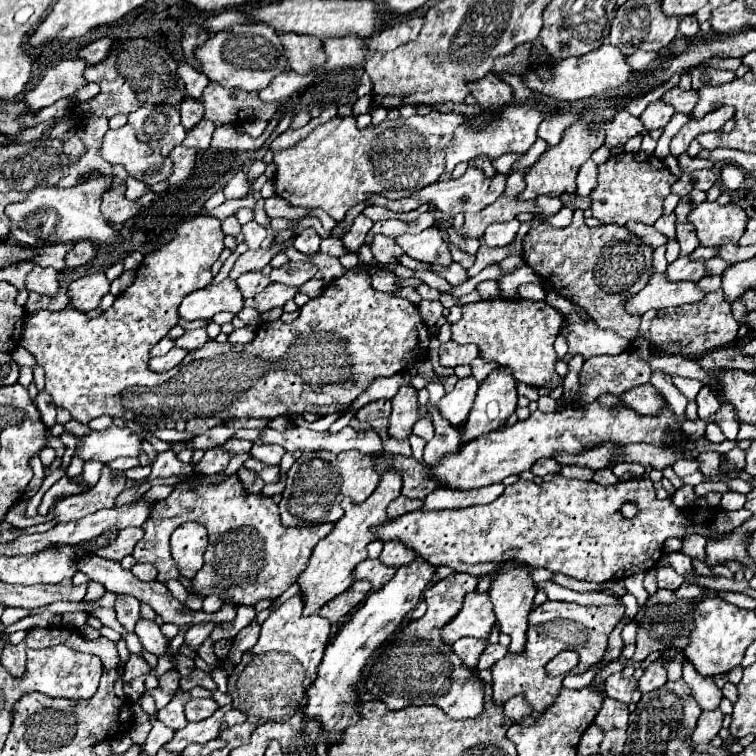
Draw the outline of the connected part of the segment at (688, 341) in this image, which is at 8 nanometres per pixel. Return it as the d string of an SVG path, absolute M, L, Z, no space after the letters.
M722 289L708 293L700 303L660 309L652 319L650 343L652 347L676 347L680 355L702 355L724 347L736 339L738 321L732 317L730 303L726 301Z

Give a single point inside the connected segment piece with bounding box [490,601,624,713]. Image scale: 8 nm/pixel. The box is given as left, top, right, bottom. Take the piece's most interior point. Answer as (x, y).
(556, 626)

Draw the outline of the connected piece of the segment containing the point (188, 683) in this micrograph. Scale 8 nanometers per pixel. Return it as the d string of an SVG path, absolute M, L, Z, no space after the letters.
M195 668L188 677L182 678L179 684L182 690L190 690L195 686L200 686L211 691L217 690L217 685L211 676L199 668Z

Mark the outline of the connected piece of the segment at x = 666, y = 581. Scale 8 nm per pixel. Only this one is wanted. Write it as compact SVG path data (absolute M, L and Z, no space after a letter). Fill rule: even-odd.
M656 567L656 581L660 589L670 589L670 591L676 591L684 583L684 579L672 567Z

